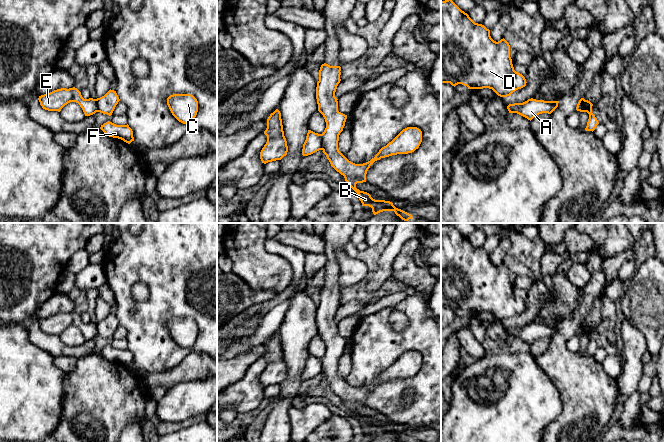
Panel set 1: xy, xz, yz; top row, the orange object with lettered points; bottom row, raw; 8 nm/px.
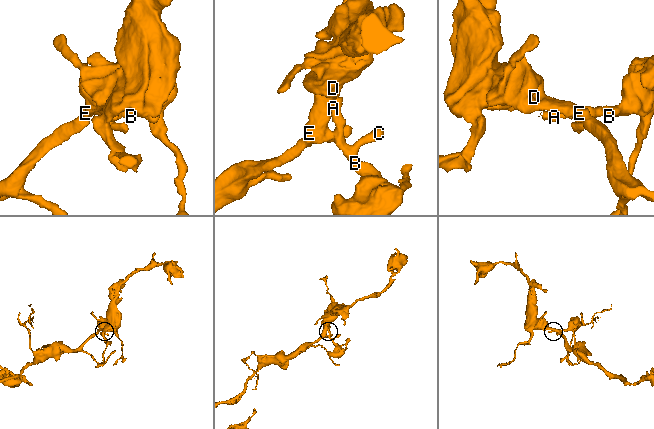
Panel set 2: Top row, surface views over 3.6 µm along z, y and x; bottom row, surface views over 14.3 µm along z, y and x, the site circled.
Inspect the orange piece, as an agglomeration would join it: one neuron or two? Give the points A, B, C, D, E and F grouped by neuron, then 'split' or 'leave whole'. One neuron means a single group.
groups A B C / D E F; split

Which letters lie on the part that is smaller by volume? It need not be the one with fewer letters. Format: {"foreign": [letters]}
{"foreign": ["A", "B", "C"]}

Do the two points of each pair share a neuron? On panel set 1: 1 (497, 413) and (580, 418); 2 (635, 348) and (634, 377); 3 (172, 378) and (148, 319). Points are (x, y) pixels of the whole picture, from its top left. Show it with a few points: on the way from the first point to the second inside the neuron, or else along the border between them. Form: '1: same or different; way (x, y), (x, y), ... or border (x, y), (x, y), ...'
1: different; border (560, 394), (561, 412), (544, 431)
2: same; way (634, 355), (634, 370)
3: different; border (187, 354), (171, 368), (147, 373)

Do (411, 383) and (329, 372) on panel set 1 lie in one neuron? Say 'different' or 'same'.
different

